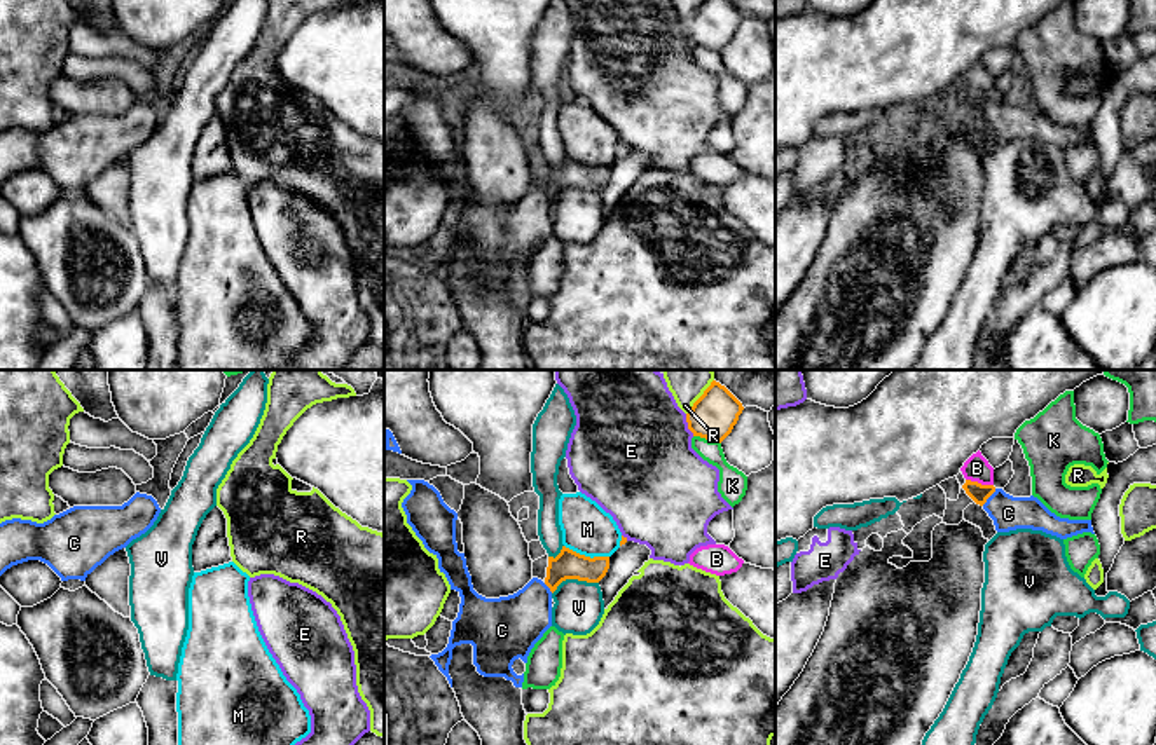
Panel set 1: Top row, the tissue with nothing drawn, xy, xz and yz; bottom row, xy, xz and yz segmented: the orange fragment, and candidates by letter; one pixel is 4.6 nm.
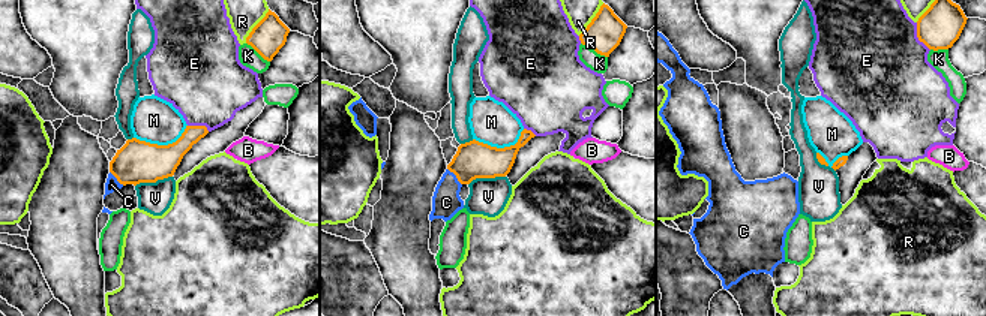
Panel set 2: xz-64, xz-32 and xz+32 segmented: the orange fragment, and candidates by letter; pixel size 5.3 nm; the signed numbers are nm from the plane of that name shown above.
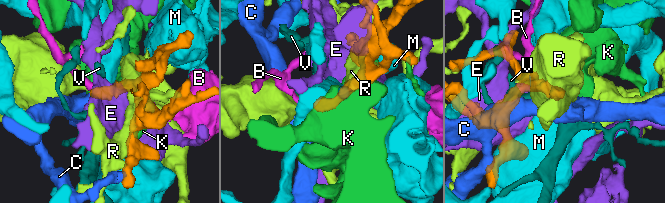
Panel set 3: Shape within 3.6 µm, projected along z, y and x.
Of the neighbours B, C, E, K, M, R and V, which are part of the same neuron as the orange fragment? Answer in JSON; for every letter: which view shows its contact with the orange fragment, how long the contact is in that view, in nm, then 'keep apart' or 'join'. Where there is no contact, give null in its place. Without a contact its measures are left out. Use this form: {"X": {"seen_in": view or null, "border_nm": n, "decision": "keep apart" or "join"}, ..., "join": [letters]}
{"B": {"seen_in": "yz", "border_nm": 130, "decision": "keep apart"}, "C": {"seen_in": "yz", "border_nm": 100, "decision": "join"}, "E": {"seen_in": "xz", "border_nm": 110, "decision": "keep apart"}, "K": {"seen_in": "xz", "border_nm": 130, "decision": "keep apart"}, "M": {"seen_in": "xz", "border_nm": 220, "decision": "keep apart"}, "R": {"seen_in": "xz", "border_nm": 140, "decision": "keep apart"}, "V": {"seen_in": "xz", "border_nm": 220, "decision": "keep apart"}, "join": ["C"]}

